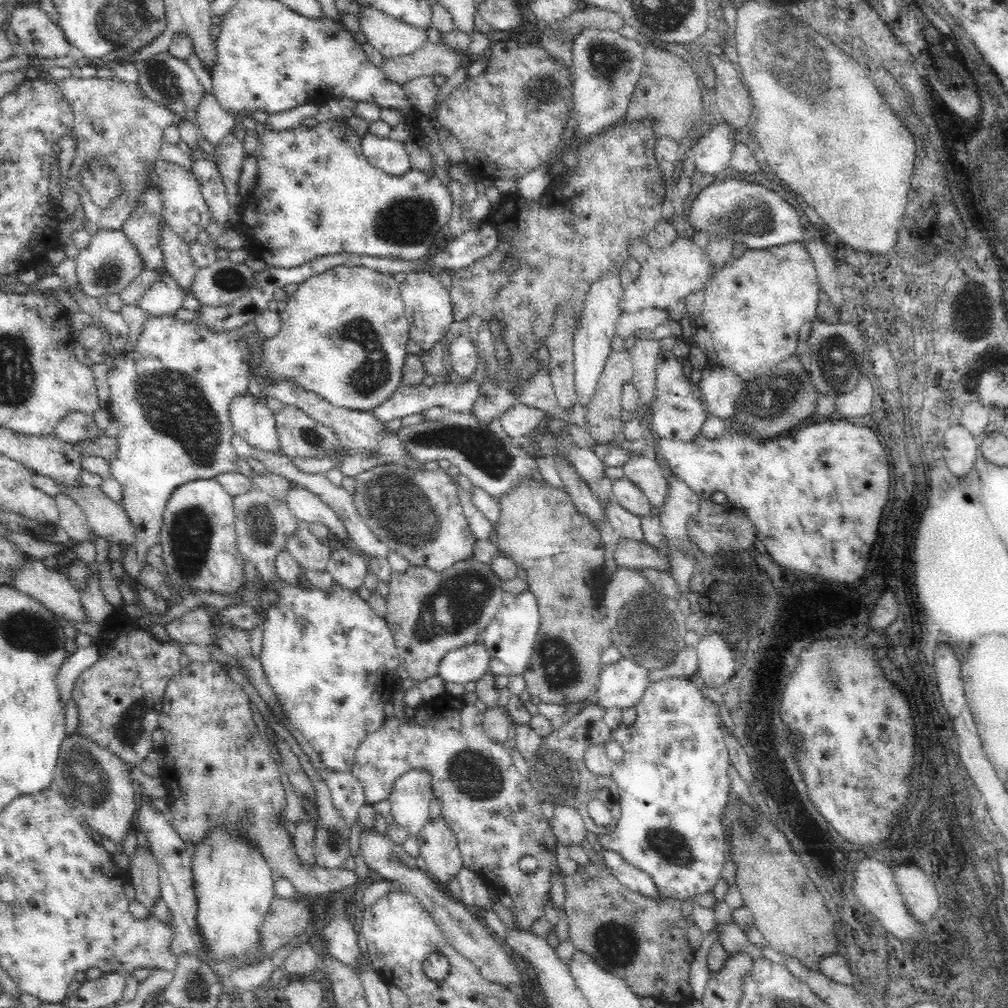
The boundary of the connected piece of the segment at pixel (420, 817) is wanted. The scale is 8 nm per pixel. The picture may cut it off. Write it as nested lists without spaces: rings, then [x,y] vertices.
[[[410,771],[396,779],[392,792],[387,796],[389,812],[394,818],[394,824],[406,832],[410,838],[418,838],[423,828],[429,822],[428,810],[432,804],[432,793],[425,772]]]

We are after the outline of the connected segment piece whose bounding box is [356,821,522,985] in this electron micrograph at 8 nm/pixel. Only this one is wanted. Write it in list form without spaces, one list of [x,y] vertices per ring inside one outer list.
[[[360,821],[356,824],[356,830],[358,830],[358,853],[368,868],[374,872],[375,878],[385,879],[397,885],[402,891],[410,891],[416,895],[428,909],[434,922],[442,928],[450,945],[468,958],[484,978],[500,985],[522,984],[516,966],[507,954],[508,948],[488,933],[482,919],[471,913],[461,902],[453,900],[446,893],[445,887],[434,882],[426,871],[422,872],[415,858],[404,851],[402,844],[396,844],[386,833],[382,834],[374,826],[368,827],[366,823]]]

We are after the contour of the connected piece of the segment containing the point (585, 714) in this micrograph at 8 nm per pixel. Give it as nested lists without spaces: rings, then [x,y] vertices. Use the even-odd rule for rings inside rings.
[[[590,704],[579,713],[566,718],[566,722],[558,730],[545,736],[532,765],[529,781],[540,801],[575,808],[583,820],[585,830],[594,834],[612,831],[620,818],[617,788],[613,780],[592,772],[584,760],[590,746],[604,745],[611,736],[611,731],[603,721],[603,715],[604,710]],[[595,798],[601,800],[604,806],[610,810],[611,821],[605,826],[596,825],[587,813],[588,802]]]

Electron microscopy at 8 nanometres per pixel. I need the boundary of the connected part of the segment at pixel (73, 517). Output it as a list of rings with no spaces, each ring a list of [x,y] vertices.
[[[62,492],[55,496],[59,508],[59,518],[66,534],[76,542],[83,542],[92,538],[93,532],[85,513],[78,504]]]

